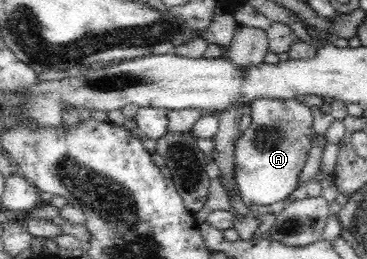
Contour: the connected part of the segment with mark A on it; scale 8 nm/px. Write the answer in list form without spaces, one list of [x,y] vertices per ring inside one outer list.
[[[260,97],[247,111],[252,116],[252,124],[242,132],[233,150],[237,191],[247,206],[284,201],[298,187],[298,178],[313,147],[312,108],[297,100]]]

